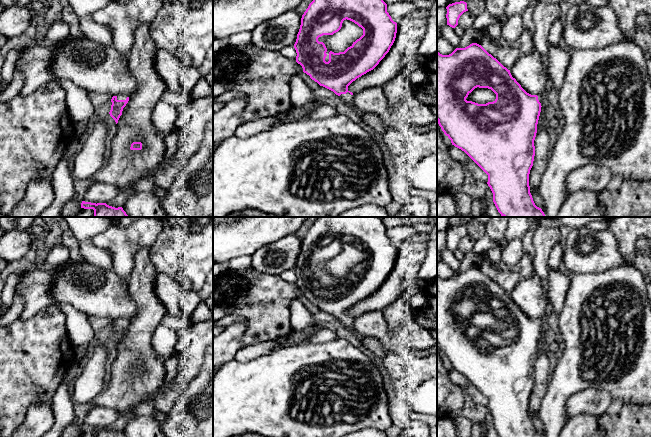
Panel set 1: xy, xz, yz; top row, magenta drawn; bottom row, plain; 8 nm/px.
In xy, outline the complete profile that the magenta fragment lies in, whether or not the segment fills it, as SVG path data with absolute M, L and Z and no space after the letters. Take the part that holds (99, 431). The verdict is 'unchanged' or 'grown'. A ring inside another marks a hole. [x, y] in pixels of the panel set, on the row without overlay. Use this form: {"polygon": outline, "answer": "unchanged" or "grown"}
{"polygon": "M82 425L81 432L84 433L93 433L94 437L126 437L122 431L112 431L106 427L91 427Z", "answer": "unchanged"}

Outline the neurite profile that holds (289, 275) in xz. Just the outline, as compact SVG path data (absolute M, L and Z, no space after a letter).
M294 270L284 271L279 276L287 282L296 284L297 277L296 277Z

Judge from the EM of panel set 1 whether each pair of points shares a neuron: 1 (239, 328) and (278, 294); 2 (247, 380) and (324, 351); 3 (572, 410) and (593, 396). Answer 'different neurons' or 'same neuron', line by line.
1: different neurons
2: same neuron
3: same neuron

